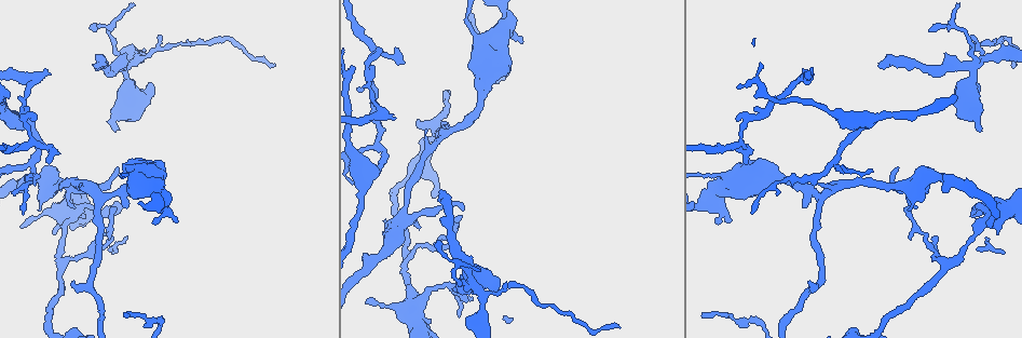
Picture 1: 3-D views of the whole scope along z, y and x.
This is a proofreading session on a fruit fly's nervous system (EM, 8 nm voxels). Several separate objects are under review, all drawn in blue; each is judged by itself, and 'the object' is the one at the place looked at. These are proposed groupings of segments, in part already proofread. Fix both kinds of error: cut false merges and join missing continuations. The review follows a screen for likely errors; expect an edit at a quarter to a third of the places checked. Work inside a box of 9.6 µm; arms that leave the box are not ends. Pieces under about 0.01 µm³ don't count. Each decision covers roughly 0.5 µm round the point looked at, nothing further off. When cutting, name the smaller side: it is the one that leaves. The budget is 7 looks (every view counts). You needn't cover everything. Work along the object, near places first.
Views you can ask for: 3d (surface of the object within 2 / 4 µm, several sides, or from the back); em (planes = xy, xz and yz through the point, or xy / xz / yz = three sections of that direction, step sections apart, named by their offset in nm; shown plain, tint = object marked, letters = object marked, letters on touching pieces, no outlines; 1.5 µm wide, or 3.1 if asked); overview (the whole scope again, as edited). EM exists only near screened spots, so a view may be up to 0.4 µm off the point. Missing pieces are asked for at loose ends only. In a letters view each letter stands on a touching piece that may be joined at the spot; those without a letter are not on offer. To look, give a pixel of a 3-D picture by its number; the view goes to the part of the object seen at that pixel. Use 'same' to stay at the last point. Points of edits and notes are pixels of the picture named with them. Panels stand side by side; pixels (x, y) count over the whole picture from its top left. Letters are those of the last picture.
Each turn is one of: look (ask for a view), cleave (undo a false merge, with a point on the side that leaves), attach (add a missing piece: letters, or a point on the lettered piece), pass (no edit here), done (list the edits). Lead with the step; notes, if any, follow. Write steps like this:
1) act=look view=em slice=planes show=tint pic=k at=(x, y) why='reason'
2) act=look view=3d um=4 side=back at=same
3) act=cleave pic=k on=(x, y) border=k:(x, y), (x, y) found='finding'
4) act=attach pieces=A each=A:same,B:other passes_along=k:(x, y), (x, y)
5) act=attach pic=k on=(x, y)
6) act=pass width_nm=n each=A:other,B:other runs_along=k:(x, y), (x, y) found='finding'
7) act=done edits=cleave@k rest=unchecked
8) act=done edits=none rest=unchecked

act=look view=em slice=planes show=tint pic=1 at=(878, 64) why='free end'

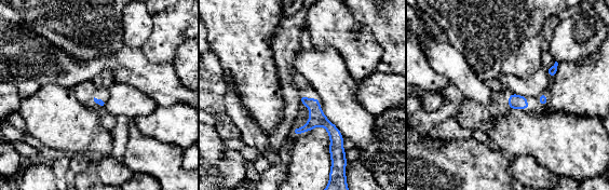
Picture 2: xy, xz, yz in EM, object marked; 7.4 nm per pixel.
act=look view=em slice=planes show=letters at=same

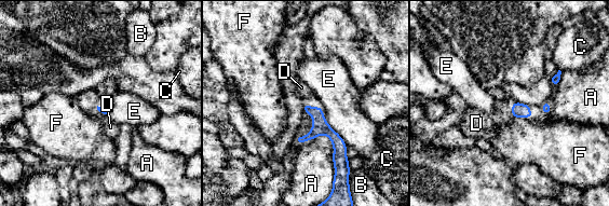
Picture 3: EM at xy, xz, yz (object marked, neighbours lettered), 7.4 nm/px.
act=attach pieces=D each=A:other,B:other,C:other,D:same,E:other,F:other found='it goes on there'

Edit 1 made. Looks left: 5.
act=look view=overview

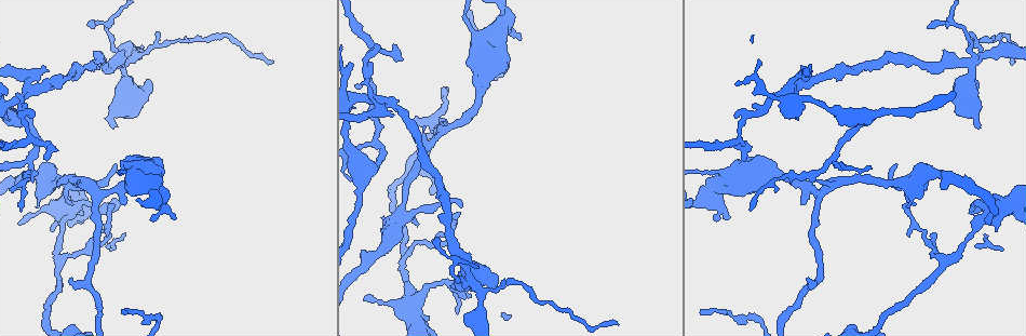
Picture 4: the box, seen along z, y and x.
act=look view=em slice=planes show=plain pic=4 at=(970, 65) why='calibre changes'

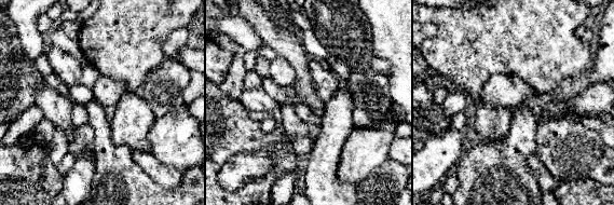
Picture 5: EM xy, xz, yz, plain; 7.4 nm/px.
act=look view=em slice=planes show=letters at=same

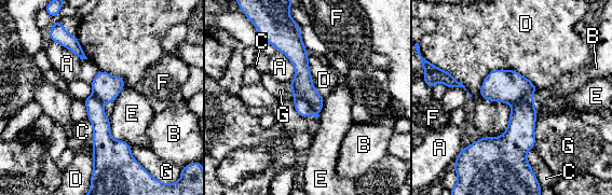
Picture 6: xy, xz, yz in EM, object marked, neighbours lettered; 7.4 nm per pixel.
act=cleave pic=6 on=(507, 86) each=A:other,B:other,C:other,D:other,E:other,F:other,G:other part_leaving=6:(296, 35), (302, 86), (317, 109) found='a second neuron is stuck on'

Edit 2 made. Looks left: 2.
act=look view=3d um=2 pic=4 at=(392, 114)

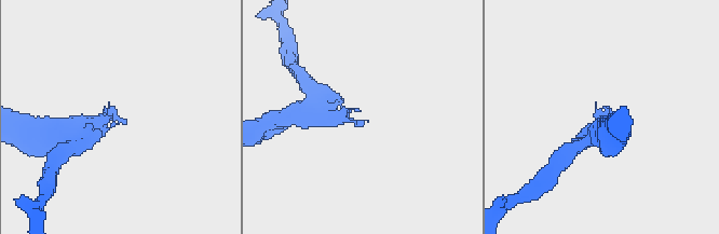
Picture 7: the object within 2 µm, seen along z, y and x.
act=look view=em slice=planes show=letters pic=7 at=(119, 118)

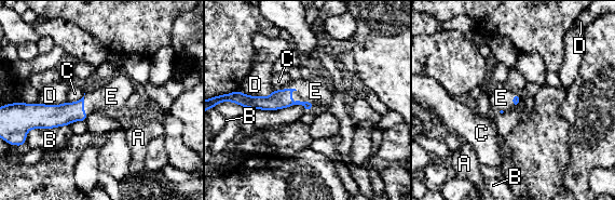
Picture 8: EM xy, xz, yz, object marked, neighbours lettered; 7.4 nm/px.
act=attach pieces=E each=A:other,B:other,C:other,D:other,E:same passes_along=8:(277, 100), (291, 101), (315, 91) found='it goes on there'

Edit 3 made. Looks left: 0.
act=done edits=attach@3,cleave@6,attach@8 rest=unchecked

